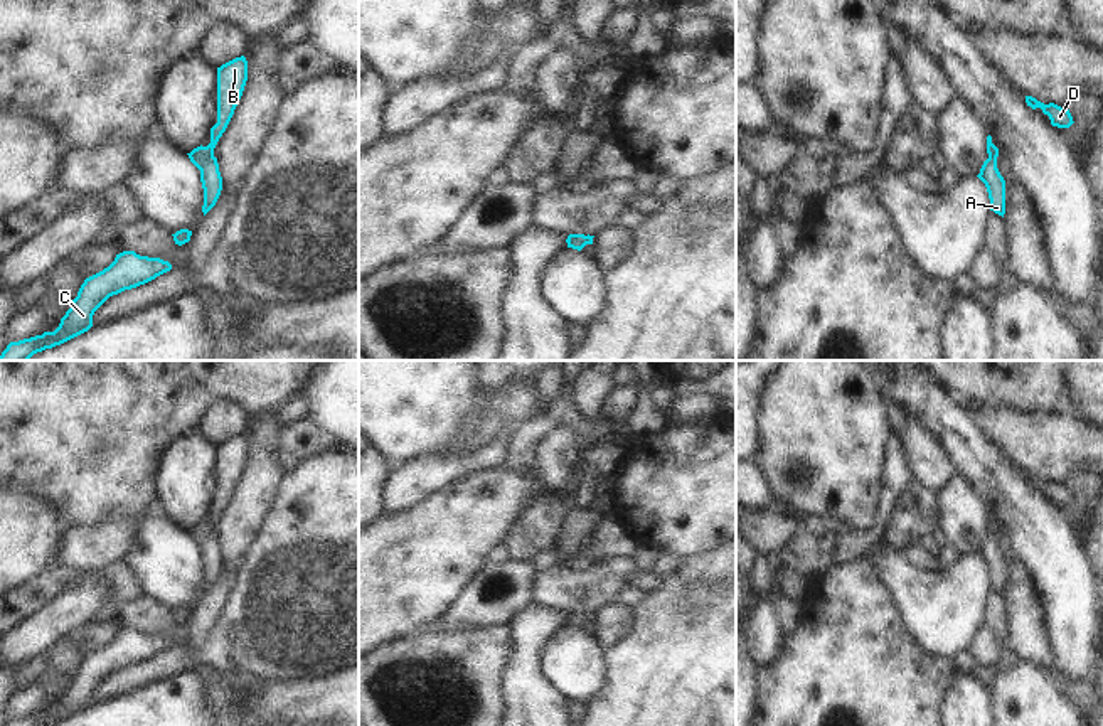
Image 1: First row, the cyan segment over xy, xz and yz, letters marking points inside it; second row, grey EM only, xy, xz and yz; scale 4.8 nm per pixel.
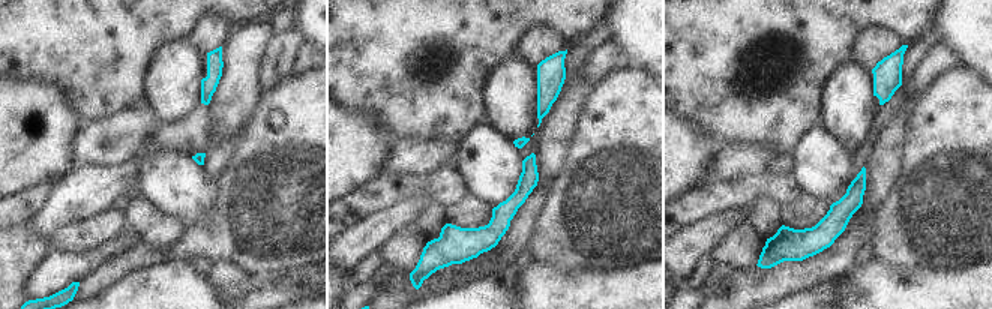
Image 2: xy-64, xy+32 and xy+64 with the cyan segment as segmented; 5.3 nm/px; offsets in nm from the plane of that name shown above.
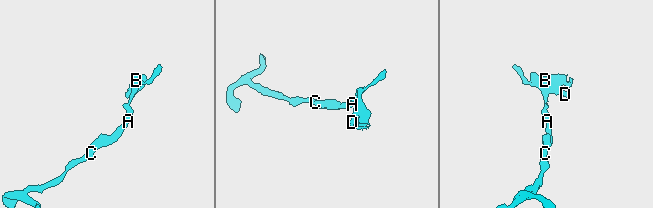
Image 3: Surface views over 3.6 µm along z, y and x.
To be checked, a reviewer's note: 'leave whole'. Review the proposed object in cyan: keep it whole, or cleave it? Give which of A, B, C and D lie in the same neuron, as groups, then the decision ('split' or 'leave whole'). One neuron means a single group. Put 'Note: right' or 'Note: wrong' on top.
Note: right
groups A B C D; leave whole

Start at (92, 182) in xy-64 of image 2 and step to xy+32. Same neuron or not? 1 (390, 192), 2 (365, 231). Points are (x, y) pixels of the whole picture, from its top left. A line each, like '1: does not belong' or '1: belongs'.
1: does not belong
2: belongs

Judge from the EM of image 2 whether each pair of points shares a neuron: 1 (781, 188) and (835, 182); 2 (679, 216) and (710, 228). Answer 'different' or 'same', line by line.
1: different
2: different

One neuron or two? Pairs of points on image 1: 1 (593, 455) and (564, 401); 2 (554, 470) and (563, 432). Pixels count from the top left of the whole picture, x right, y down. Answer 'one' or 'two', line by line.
1: two
2: one

